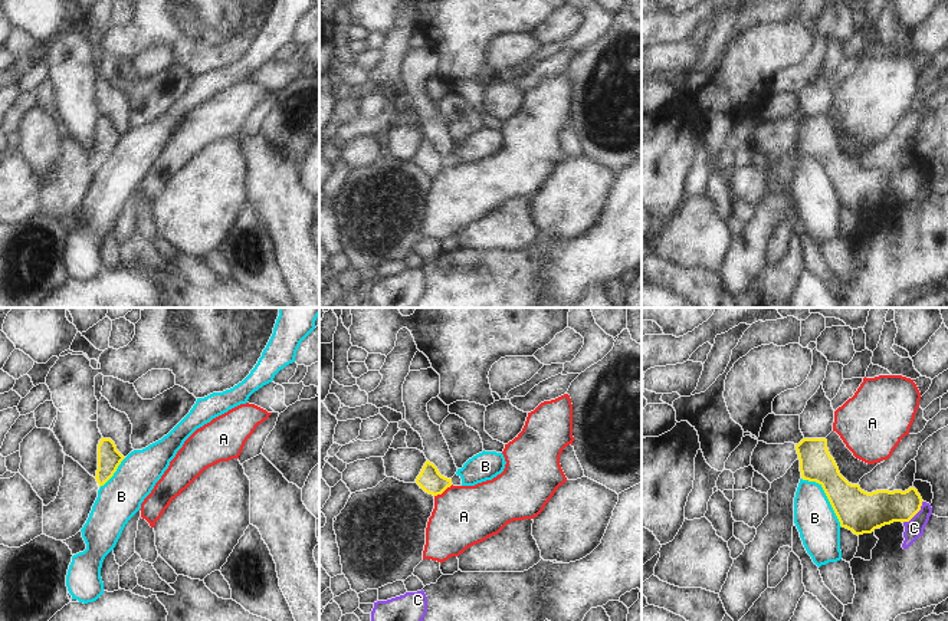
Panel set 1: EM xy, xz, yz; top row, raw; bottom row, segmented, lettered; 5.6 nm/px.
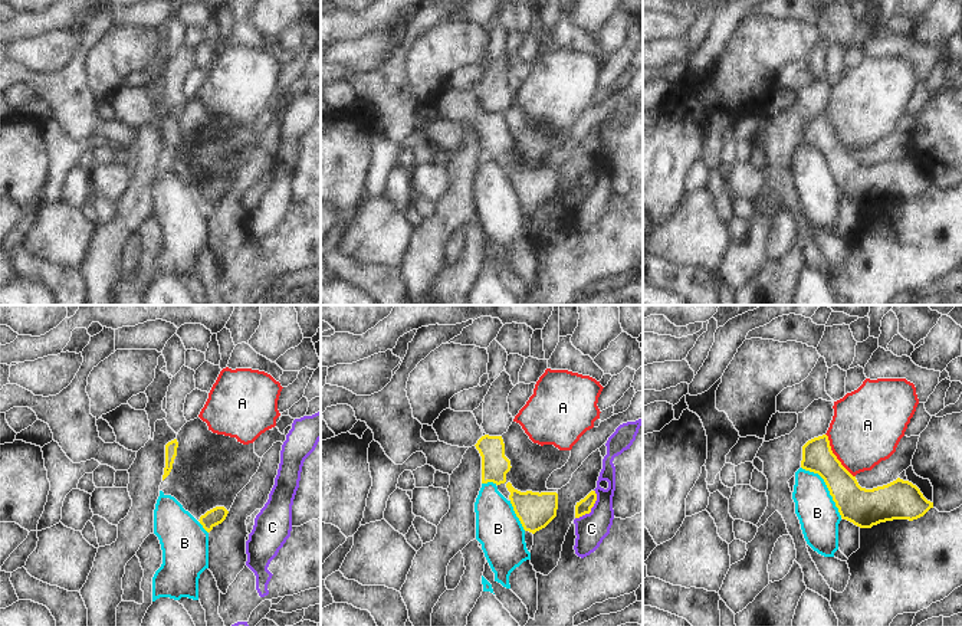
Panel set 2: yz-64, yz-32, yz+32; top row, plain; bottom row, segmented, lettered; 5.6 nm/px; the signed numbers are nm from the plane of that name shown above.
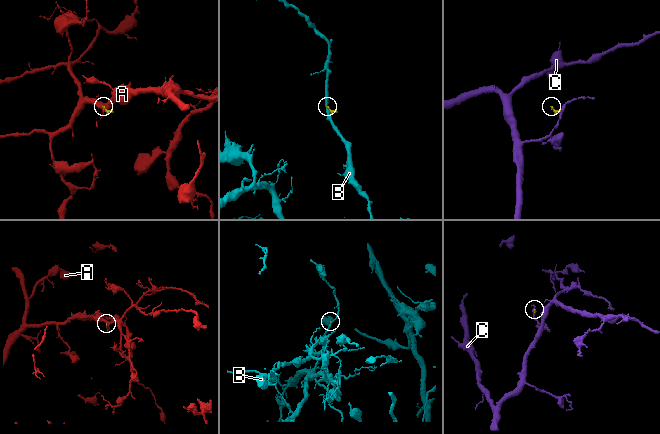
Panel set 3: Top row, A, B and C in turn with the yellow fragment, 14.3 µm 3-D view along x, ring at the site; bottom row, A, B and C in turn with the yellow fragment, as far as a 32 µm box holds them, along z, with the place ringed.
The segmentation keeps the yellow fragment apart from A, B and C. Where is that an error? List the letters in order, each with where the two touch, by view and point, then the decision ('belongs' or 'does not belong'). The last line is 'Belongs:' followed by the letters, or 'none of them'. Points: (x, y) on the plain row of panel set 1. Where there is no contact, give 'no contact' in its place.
A: xz (443, 168) | does not belong
B: yz (827, 176) | does not belong
C: yz (915, 191) | does not belong
Belongs: none of them

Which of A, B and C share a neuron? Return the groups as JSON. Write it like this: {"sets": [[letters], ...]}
{"sets": [["A"], ["B"], ["C"]]}

